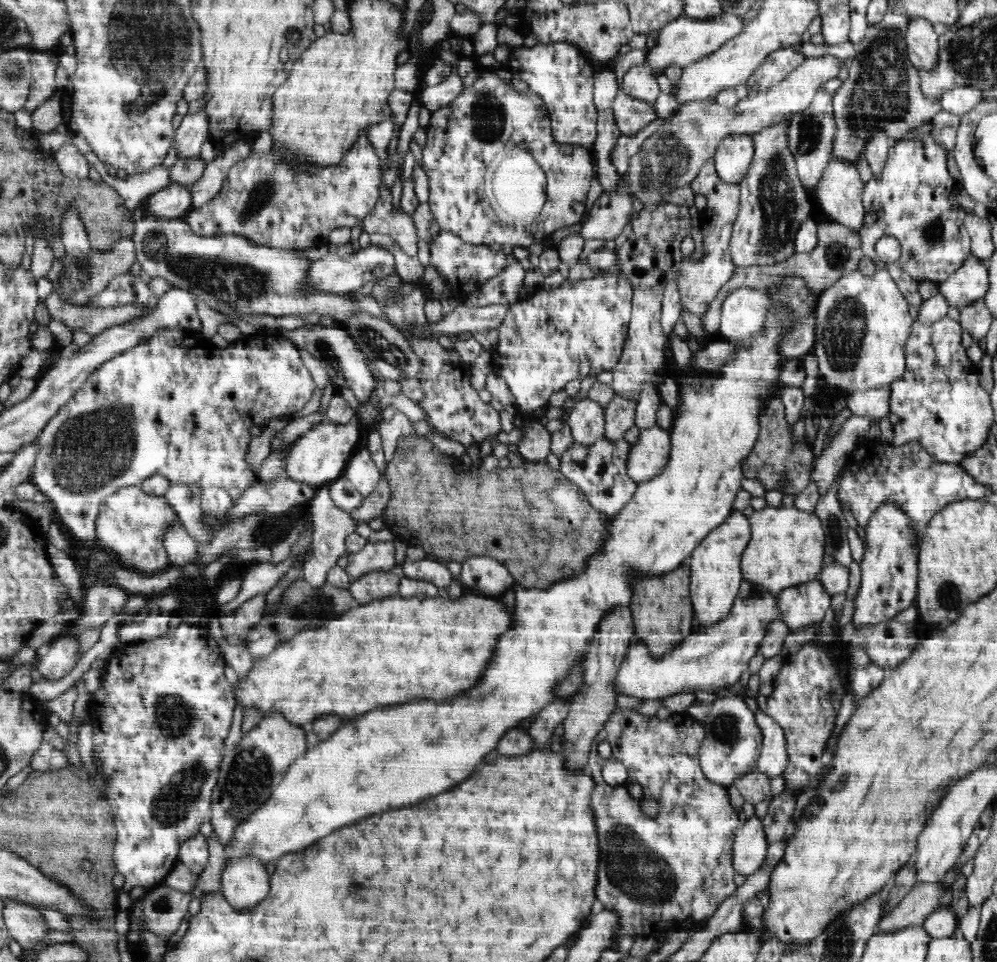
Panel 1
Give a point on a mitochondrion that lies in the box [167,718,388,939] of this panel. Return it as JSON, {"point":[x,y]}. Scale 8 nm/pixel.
{"point":[250,774]}

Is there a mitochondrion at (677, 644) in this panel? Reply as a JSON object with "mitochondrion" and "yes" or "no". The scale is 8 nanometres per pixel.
{"mitochondrion":"no"}

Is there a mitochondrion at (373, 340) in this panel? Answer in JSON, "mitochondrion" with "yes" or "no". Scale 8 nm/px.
{"mitochondrion":"yes"}

